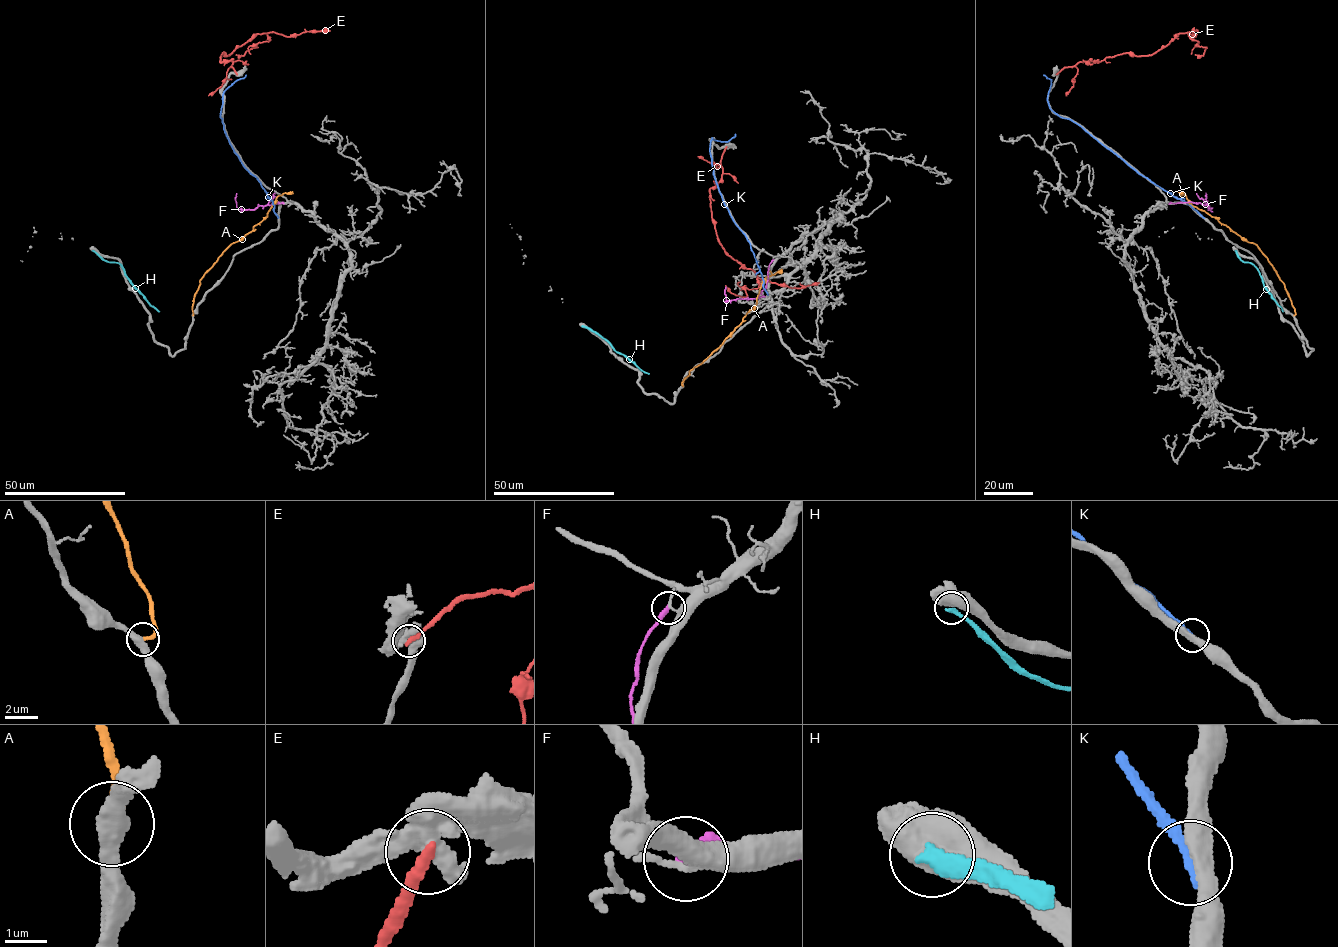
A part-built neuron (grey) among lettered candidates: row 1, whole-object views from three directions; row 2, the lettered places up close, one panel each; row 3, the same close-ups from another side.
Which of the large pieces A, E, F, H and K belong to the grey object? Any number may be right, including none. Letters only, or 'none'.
A

